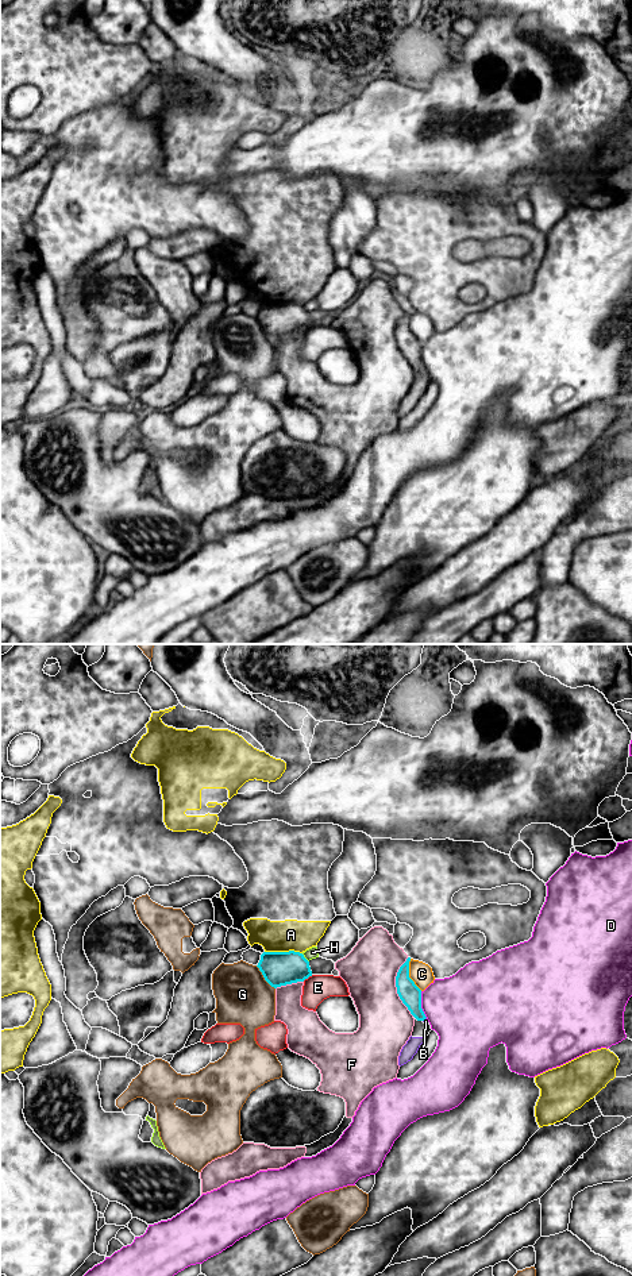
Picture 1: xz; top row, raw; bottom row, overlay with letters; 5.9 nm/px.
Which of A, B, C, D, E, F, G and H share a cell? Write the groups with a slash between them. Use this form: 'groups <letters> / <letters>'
groups A / B / C / D / E / F / G / H

